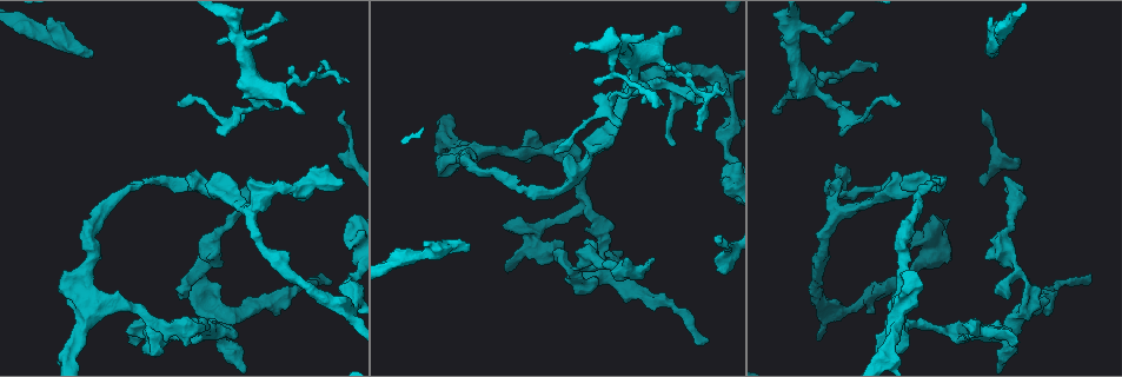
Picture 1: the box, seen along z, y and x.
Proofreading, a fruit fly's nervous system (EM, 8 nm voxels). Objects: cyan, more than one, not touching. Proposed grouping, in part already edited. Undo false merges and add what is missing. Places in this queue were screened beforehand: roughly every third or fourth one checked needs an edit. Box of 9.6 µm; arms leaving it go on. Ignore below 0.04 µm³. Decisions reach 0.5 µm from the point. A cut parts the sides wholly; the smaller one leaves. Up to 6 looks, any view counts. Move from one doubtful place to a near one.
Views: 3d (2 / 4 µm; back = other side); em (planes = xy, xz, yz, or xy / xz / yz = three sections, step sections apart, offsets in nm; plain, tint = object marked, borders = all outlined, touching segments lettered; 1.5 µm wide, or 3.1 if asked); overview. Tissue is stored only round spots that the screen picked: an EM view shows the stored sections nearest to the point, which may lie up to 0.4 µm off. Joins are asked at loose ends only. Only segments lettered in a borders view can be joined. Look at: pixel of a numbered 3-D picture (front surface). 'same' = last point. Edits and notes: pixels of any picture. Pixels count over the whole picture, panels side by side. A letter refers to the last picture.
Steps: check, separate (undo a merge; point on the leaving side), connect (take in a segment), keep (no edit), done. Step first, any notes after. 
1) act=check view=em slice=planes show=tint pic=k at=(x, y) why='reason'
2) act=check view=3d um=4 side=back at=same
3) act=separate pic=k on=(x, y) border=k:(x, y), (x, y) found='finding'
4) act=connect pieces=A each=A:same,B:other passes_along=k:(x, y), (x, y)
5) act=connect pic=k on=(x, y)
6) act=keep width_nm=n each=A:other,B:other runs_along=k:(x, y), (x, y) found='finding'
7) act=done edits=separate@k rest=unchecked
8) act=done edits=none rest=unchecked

act=check view=3d um=4 pic=1 at=(996, 56) why='an open end'

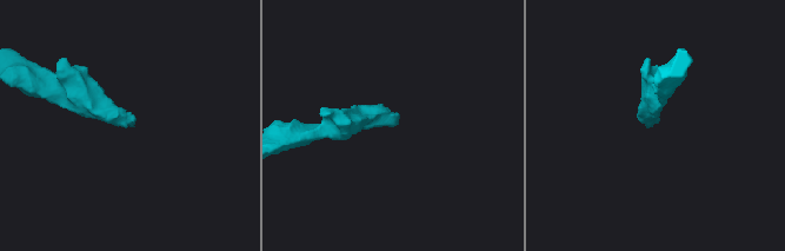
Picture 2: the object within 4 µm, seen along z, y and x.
act=check view=em slice=planes show=plain pic=2 at=(395, 123) why='now the EM'

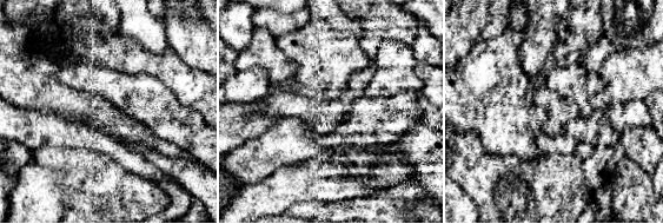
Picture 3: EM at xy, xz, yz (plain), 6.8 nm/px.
act=check view=em slice=planes show=borders at=same why='what lies round it'

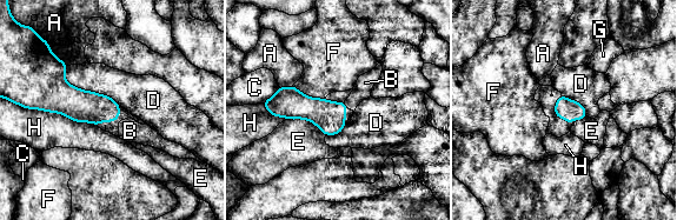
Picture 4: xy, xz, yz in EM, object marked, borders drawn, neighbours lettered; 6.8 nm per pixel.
act=connect pieces=B width_nm=140 each=A:other,B:same,C:other,D:other,E:other,F:other,G:other,H:other found='the neuron continues'

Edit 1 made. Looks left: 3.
act=check view=em slice=planes show=borders pic=1 at=(1005, 191) why='free end'

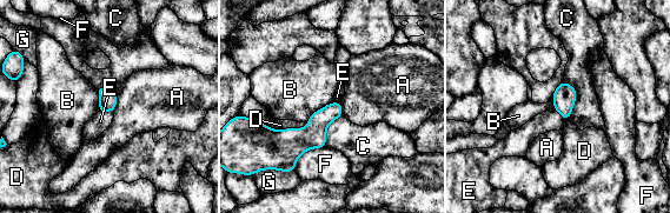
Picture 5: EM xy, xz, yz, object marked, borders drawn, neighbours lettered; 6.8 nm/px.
act=keep each=A:other,B:other,C:other,D:other,E:other,F:other,G:other border=5:(113, 111), (99, 112) found='none of them fits'

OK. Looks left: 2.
act=check view=em slice=planes show=plain pic=1 at=(701, 343) why='an open end'

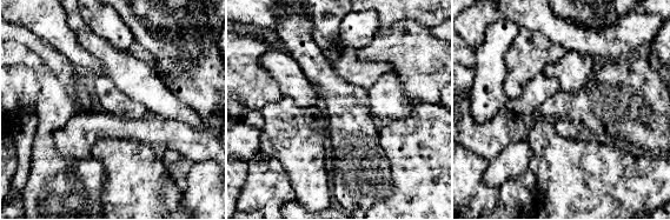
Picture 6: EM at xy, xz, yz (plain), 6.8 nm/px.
act=check view=em slice=planes show=borders at=same why='see the neighbours'

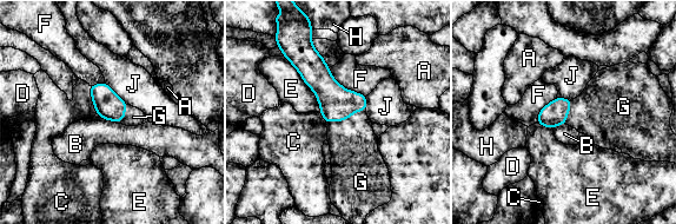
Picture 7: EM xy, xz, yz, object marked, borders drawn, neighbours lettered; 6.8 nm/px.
act=connect pieces=G each=A:other,B:other,C:other,D:other,E:other,F:other,G:same,H:other,J:other passes_along=7:(337, 104), (345, 118), (353, 145) found='the neuron continues'

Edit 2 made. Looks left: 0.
act=done edits=connect@4,connect@7 rest=unchecked

